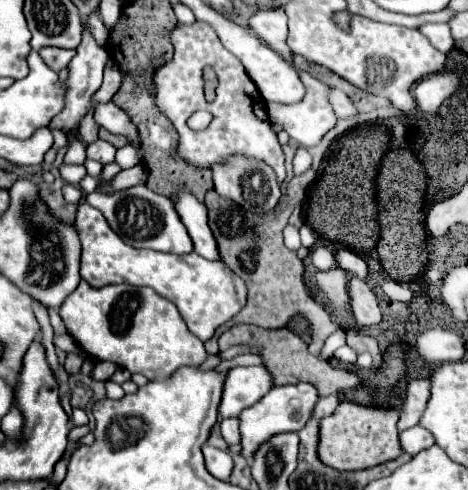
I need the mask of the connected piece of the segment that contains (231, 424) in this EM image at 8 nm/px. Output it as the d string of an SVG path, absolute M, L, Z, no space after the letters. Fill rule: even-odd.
M223 418L221 420L221 434L223 434L227 444L239 444L241 442L239 420L237 418Z

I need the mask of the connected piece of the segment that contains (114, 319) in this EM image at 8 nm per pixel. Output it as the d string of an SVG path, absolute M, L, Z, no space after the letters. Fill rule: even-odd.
M81 280L61 310L67 332L87 356L109 360L149 380L169 378L181 366L199 366L207 358L203 342L187 330L183 318L177 316L175 304L157 296L151 288L117 284L97 290Z

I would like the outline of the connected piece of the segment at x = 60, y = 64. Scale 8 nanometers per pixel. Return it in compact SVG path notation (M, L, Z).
M47 46L47 48L41 48L39 50L39 56L43 58L43 62L55 70L55 72L61 72L67 62L75 56L75 50L63 50L63 48L53 48L53 46Z

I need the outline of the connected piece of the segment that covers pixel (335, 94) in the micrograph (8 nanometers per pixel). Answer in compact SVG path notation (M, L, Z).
M331 88L329 102L333 104L335 114L337 114L339 118L355 118L355 116L359 116L359 110L357 110L355 104L351 102L351 98L349 98L347 94L343 94L341 90L337 90L337 88Z

